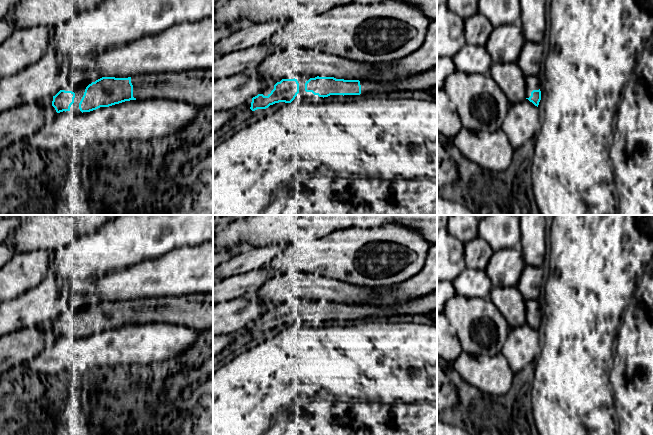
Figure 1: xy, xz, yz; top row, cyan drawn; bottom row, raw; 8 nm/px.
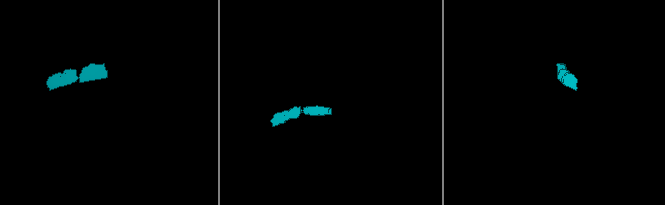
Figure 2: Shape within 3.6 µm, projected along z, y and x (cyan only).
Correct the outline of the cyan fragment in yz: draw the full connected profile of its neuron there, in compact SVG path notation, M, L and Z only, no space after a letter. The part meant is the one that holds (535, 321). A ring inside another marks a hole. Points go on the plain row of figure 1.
M526 300L525 301L525 316L526 323L532 326L535 330L538 331L541 324L541 315L539 309L539 302L537 300Z

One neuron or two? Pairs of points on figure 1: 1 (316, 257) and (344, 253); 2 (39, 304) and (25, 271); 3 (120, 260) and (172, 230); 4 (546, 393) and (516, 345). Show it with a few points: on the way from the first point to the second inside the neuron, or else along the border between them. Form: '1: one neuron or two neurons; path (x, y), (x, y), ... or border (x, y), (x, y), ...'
1: one neuron; path (323, 256), (337, 256)
2: two neurons; border (45, 277), (36, 285), (12, 299)
3: one neuron; path (133, 247), (150, 230), (159, 230)
4: two neurons; border (537, 359), (534, 362)

